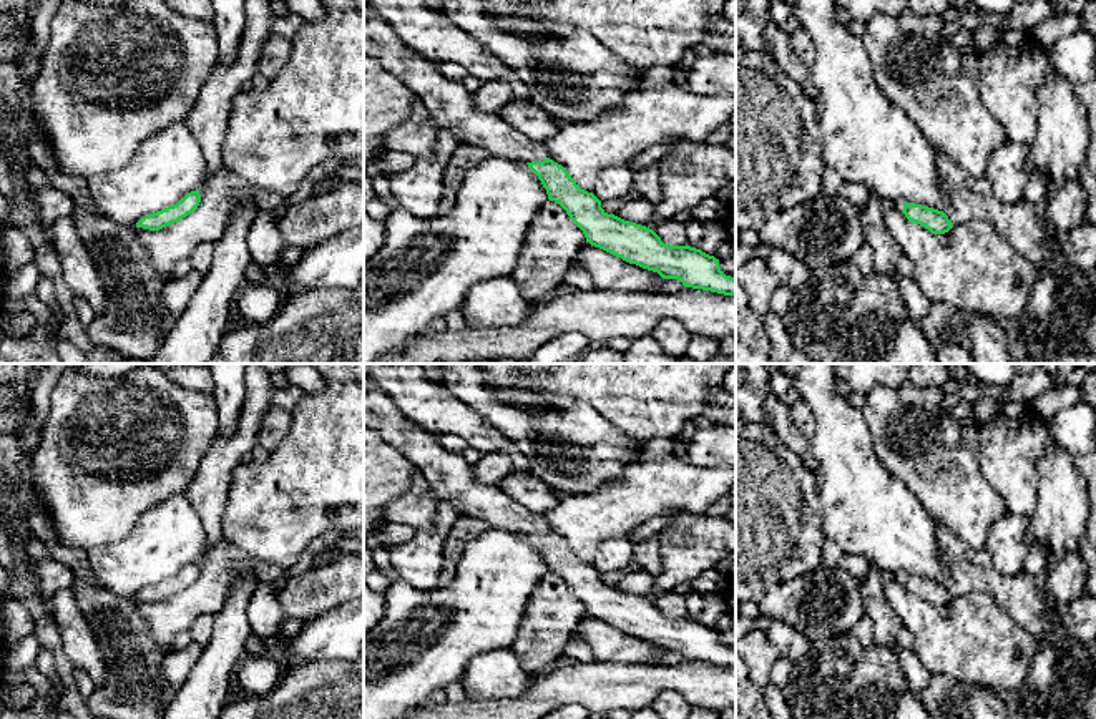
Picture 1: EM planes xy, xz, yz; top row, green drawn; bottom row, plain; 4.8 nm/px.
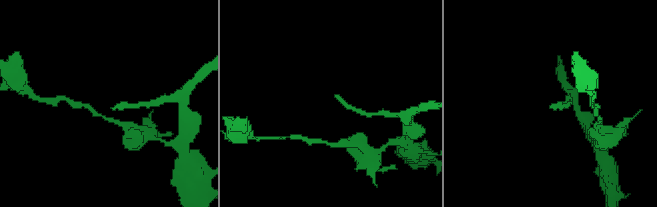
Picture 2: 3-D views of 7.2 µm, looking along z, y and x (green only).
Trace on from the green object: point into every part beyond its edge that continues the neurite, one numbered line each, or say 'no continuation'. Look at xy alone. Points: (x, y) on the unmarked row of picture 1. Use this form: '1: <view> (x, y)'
no continuation

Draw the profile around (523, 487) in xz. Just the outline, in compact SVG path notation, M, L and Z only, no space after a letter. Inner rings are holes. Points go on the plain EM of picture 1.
M511 470L498 483L498 488L523 505L526 510L546 515L561 501L560 493L551 490L530 472Z

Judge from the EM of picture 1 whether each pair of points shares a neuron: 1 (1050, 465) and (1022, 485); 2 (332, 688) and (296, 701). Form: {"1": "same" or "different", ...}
{"1": "different", "2": "same"}

